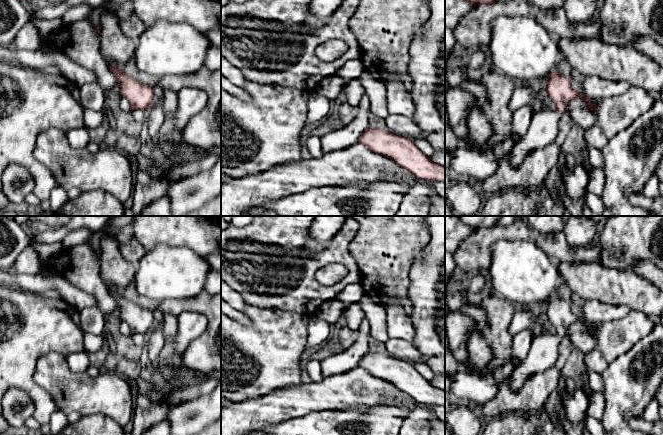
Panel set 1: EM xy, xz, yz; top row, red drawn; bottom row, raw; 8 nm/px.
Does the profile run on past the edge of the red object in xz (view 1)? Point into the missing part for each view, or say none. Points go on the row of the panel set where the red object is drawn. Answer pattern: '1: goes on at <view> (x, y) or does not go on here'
1: does not go on here

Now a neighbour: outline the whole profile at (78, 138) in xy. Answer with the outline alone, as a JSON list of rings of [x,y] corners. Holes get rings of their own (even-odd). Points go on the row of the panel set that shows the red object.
[[[85,127],[67,131],[65,134],[73,149],[85,149],[91,141],[88,130]]]

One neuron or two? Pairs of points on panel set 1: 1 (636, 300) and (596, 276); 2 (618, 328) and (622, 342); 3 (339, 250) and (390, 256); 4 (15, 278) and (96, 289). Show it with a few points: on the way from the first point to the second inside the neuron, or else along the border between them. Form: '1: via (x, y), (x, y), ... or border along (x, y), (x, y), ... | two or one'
1: via (626, 290), (606, 285) | one
2: via (618, 331), (619, 339) | one
3: border along (357, 229), (349, 245), (349, 252), (361, 272) | two
4: border along (57, 274), (89, 293), (95, 299) | two

